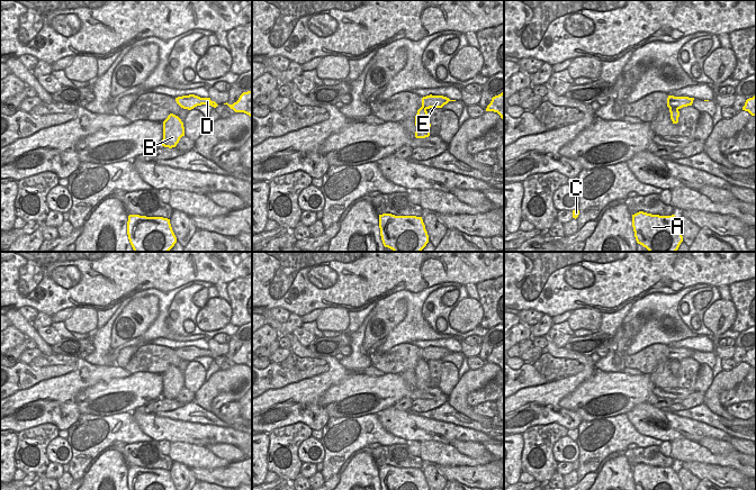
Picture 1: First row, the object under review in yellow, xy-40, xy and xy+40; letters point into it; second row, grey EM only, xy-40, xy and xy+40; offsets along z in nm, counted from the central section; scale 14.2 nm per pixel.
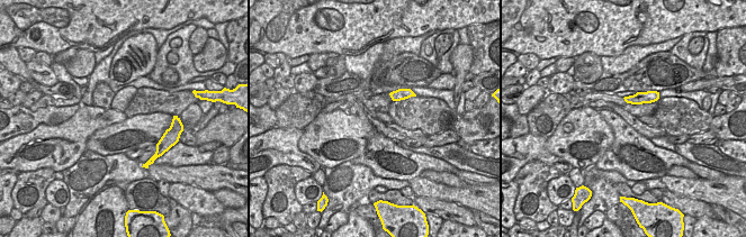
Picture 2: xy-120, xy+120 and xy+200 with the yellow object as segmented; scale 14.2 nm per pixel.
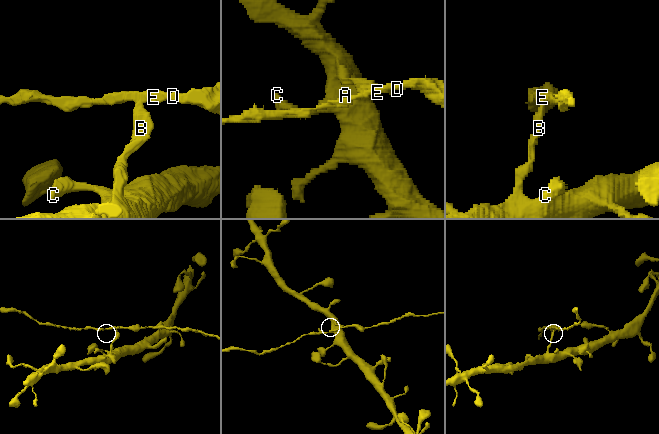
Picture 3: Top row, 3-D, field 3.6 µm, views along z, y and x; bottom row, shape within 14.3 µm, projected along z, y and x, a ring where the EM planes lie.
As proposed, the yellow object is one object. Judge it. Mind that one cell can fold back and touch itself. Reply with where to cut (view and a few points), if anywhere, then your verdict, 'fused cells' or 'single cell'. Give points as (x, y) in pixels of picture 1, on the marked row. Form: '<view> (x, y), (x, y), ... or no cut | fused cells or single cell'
xy+40 (669, 107), (677, 109) | fused cells

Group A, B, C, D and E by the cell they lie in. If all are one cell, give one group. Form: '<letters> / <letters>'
A B C / D E

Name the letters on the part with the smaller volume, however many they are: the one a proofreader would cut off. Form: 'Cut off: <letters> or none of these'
Cut off: D, E

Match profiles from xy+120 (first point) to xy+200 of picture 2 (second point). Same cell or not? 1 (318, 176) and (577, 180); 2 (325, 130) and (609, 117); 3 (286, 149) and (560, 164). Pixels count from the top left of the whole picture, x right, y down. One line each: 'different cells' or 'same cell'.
1: same cell
2: different cells
3: same cell

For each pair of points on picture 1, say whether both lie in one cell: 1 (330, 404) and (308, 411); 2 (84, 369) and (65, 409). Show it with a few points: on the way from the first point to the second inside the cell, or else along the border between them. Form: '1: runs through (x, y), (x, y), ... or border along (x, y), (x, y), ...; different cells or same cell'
1: border along (336, 383), (318, 400), (329, 417); different cells
2: runs through (78, 379), (65, 391), (65, 399); same cell

